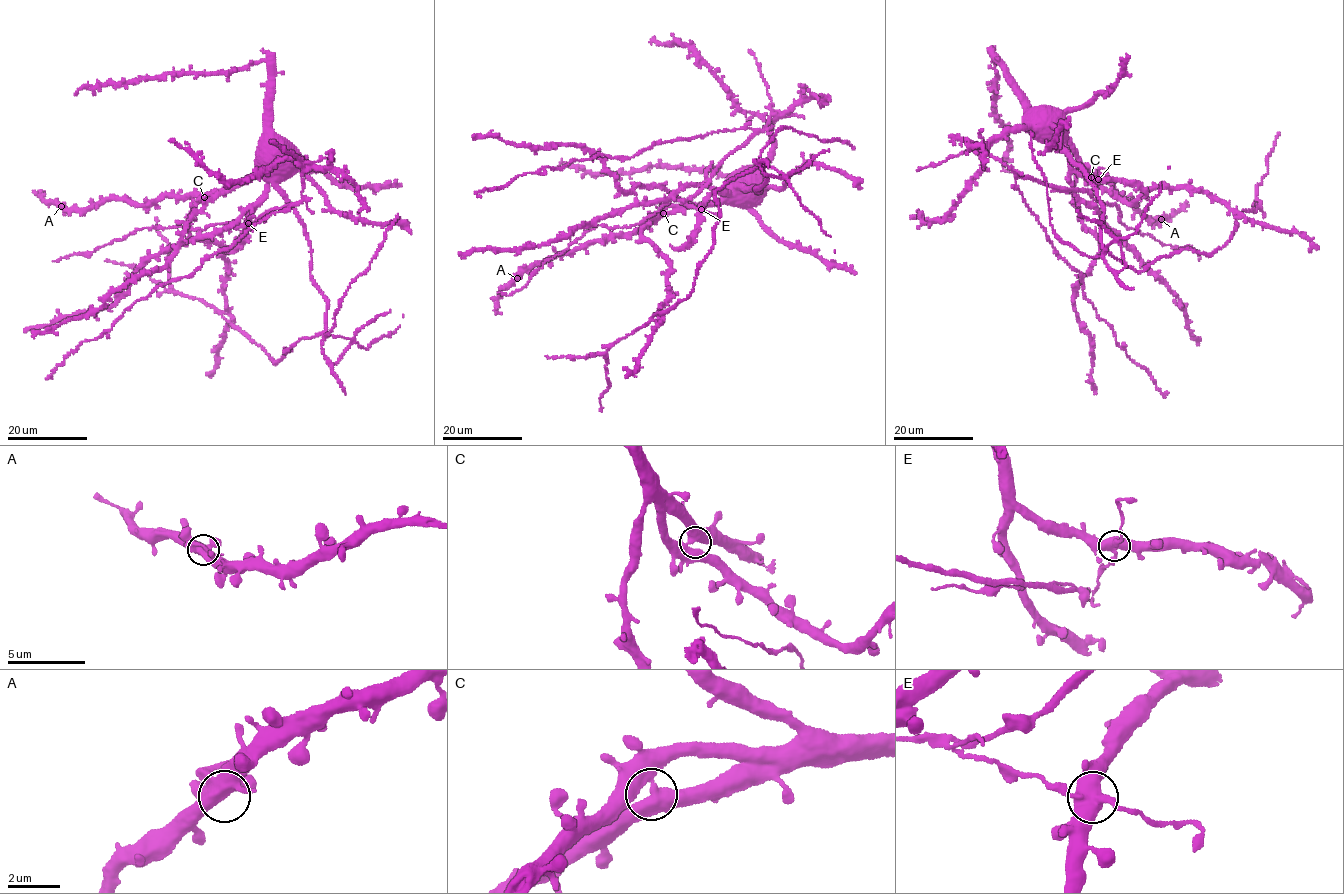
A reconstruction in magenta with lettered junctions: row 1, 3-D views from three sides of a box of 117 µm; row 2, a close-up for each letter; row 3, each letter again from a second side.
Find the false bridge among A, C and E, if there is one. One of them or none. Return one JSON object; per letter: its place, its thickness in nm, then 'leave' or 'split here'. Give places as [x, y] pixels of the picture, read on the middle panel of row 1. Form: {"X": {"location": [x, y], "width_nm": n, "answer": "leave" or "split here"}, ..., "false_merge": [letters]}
{"A": {"location": [517, 278], "width_nm": 480, "answer": "leave"}, "C": {"location": [663, 213], "width_nm": 440, "answer": "leave"}, "E": {"location": [701, 209], "width_nm": 480, "answer": "split here"}, "false_merge": ["E"]}

